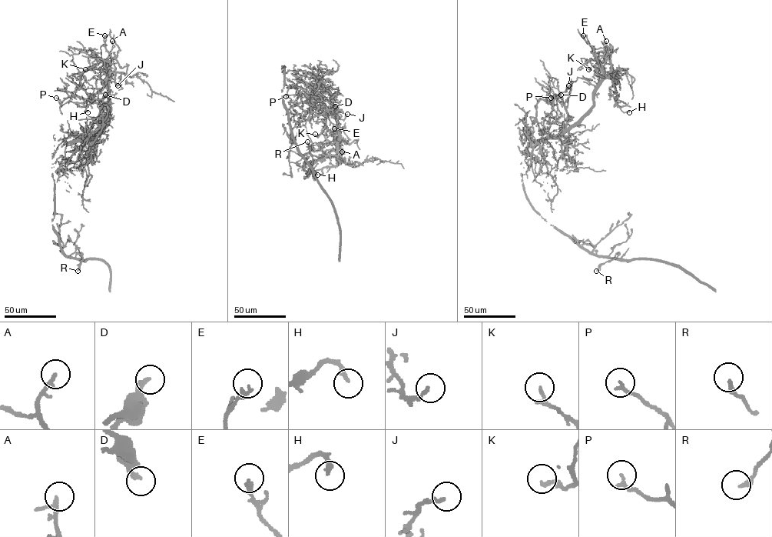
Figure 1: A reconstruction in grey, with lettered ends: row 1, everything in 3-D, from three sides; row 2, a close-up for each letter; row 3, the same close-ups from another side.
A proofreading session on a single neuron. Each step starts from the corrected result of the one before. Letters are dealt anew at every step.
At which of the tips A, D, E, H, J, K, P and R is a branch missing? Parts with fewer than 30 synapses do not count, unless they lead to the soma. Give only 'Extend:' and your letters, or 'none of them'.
Extend: none of them

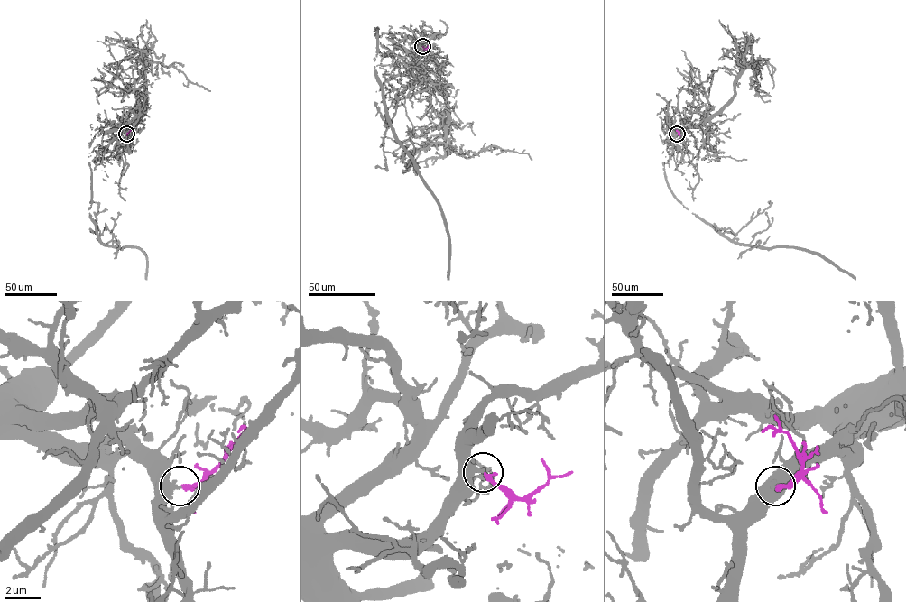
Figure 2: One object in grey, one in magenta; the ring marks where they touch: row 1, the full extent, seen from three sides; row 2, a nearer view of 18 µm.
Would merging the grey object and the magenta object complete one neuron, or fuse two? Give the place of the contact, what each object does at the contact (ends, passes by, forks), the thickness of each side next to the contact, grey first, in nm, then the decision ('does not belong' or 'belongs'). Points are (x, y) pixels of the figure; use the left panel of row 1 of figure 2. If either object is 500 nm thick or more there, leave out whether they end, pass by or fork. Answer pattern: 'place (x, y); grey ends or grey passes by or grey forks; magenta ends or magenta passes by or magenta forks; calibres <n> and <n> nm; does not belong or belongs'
place (126, 134); grey ends; magenta ends; calibres 480 and 260 nm; belongs

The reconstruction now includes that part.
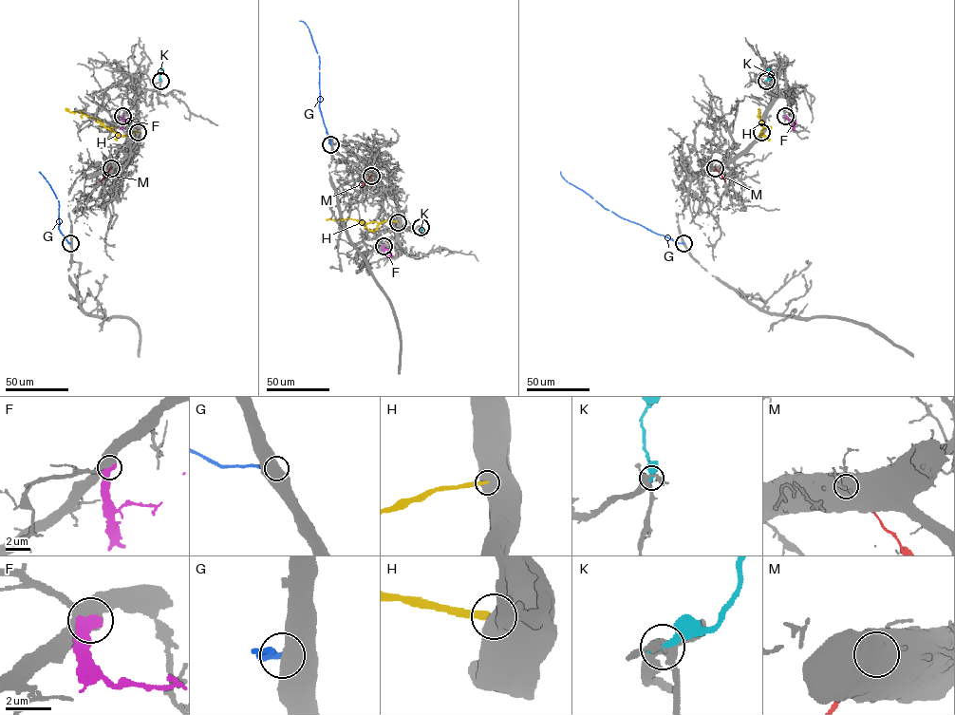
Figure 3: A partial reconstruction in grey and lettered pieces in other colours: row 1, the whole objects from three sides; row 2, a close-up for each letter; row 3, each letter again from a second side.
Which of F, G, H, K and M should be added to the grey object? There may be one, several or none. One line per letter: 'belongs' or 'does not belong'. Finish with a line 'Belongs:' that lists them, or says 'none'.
F: belongs
G: does not belong
H: does not belong
K: does not belong
M: does not belong
Belongs: F

